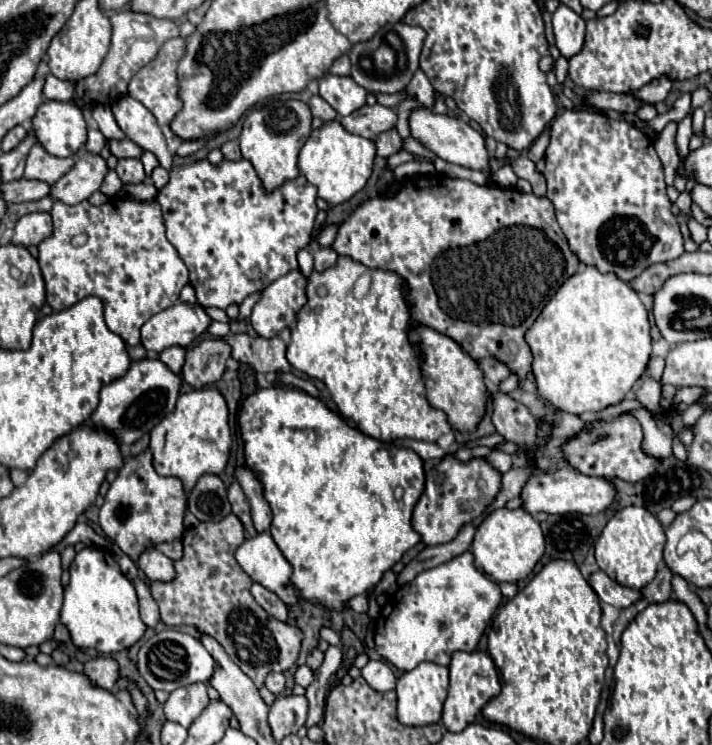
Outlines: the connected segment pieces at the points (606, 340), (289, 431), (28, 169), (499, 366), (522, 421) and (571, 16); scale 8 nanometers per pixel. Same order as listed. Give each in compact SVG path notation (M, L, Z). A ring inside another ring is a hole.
M591 265L579 267L579 271L557 289L525 335L533 353L531 373L535 377L539 397L551 407L573 415L603 411L609 405L619 405L647 367L651 355L649 331L649 311L627 283L617 279L613 273L603 275Z
M273 385L273 387L267 387L267 389L259 389L255 393L251 393L243 405L241 405L241 413L239 413L239 429L241 429L241 439L245 443L245 463L247 467L257 475L257 479L261 481L263 485L263 495L273 511L273 523L271 523L271 535L277 543L277 547L281 549L281 553L285 555L285 559L291 563L293 567L293 575L291 575L291 581L293 585L301 591L301 595L307 599L307 601L317 601L321 603L325 609L345 609L345 603L355 597L355 595L361 595L361 593L367 593L369 589L373 589L379 579L383 577L383 573L387 569L391 569L399 559L401 555L413 547L415 543L419 543L419 533L415 533L415 529L411 527L411 513L413 513L413 507L417 503L417 499L421 497L423 489L425 489L425 471L423 471L423 459L413 451L413 449L407 449L407 447L395 447L391 443L385 443L385 441L377 441L373 437L367 437L363 435L361 431L349 427L343 417L339 417L339 413L335 413L333 409L329 409L321 399L305 393L305 391L299 391L299 389L289 389L289 387L283 387L283 385ZM401 485L405 489L401 501L397 503L397 499L393 497L393 489Z
M35 143L31 147L31 153L27 155L27 165L25 165L25 179L37 179L37 181L45 181L49 185L53 185L55 181L59 181L59 177L63 177L71 167L75 165L73 157L53 157L49 155L39 143Z
M485 357L485 359L481 359L479 361L479 365L481 365L481 369L483 369L483 373L485 373L485 379L489 381L489 383L495 383L495 385L499 385L503 379L507 379L509 377L509 367L505 365L505 363L501 363L501 361L497 361L495 357Z
M505 393L493 395L493 423L499 435L517 445L533 445L537 441L537 421L529 409Z
M561 3L553 13L553 33L555 33L555 45L559 47L561 55L569 59L583 47L585 21L583 17L579 17L567 5Z

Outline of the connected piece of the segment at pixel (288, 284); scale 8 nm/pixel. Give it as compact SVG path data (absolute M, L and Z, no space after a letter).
M291 271L263 289L263 295L251 313L251 327L259 337L275 337L295 321L297 311L303 305L305 277L299 271Z

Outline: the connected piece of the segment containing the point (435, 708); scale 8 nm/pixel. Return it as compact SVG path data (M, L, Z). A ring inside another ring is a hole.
M431 661L419 663L415 669L405 671L397 681L397 717L403 725L429 725L441 721L443 703L449 689L449 669Z

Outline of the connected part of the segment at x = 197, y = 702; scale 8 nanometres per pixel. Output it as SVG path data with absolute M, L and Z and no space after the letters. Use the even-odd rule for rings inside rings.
M195 683L183 689L175 689L169 695L165 703L165 717L167 721L189 727L207 705L209 705L207 687L203 683Z

